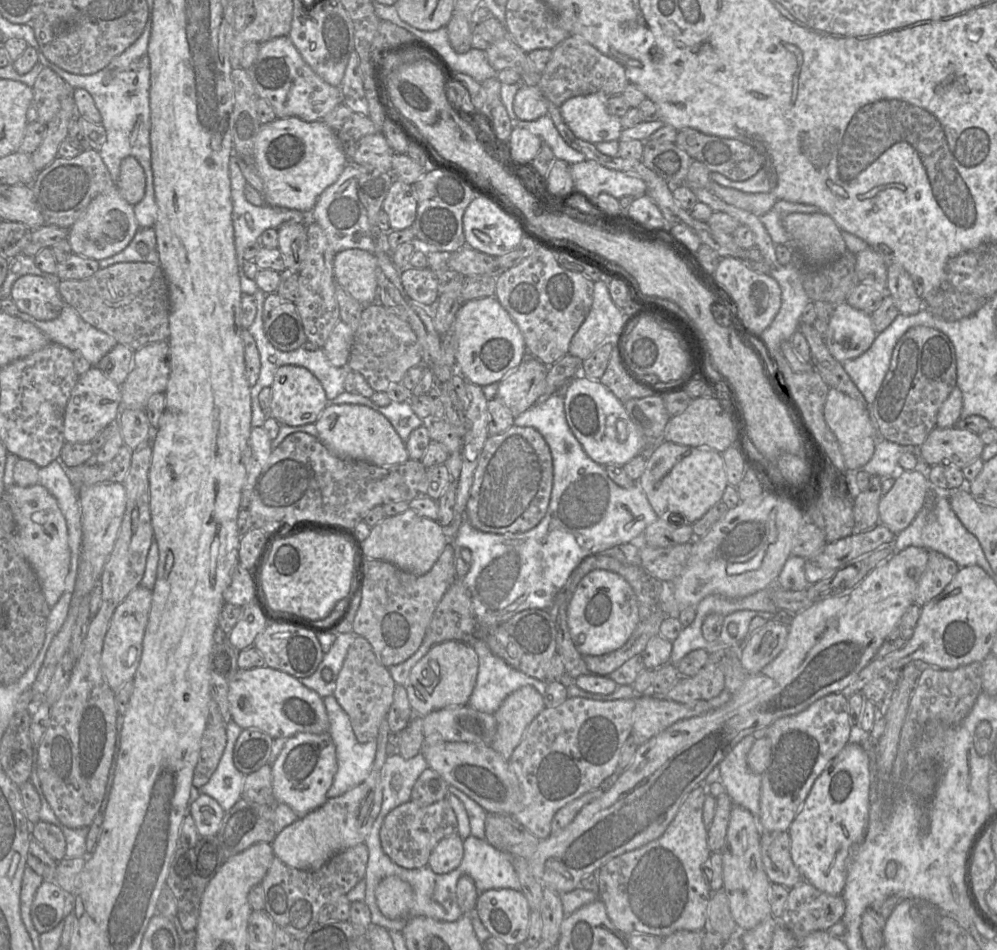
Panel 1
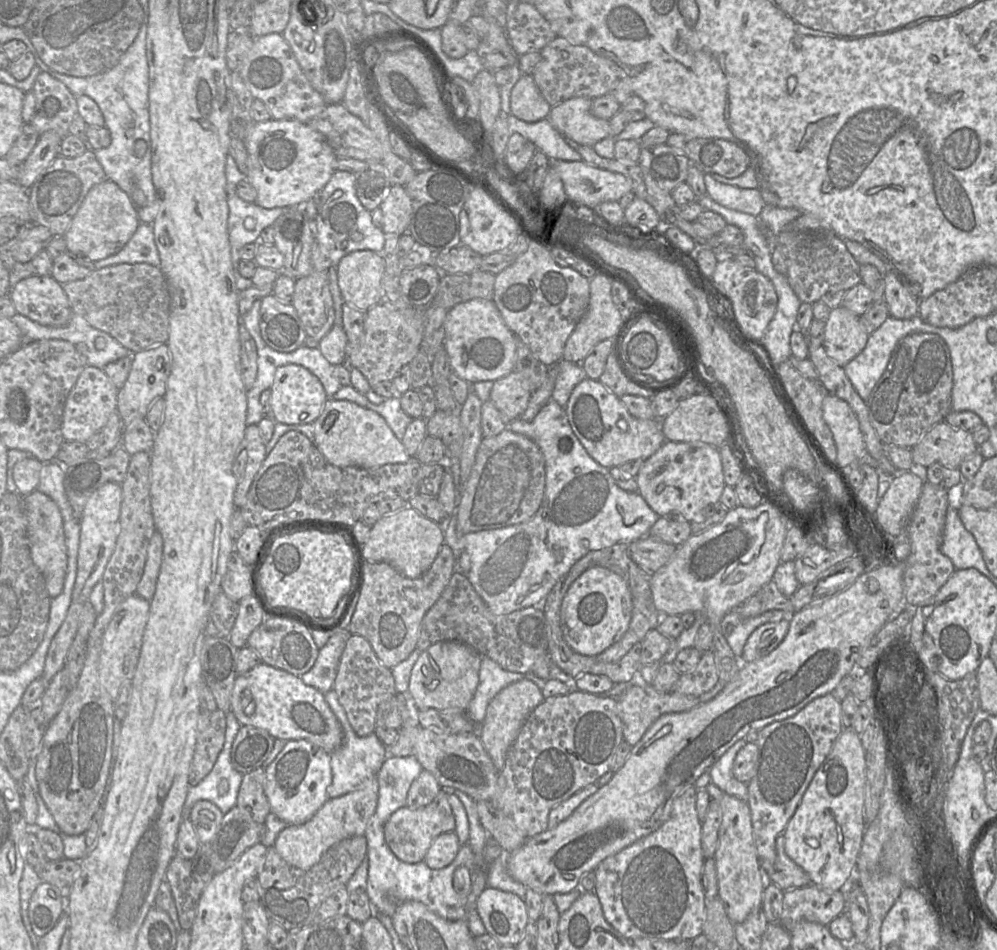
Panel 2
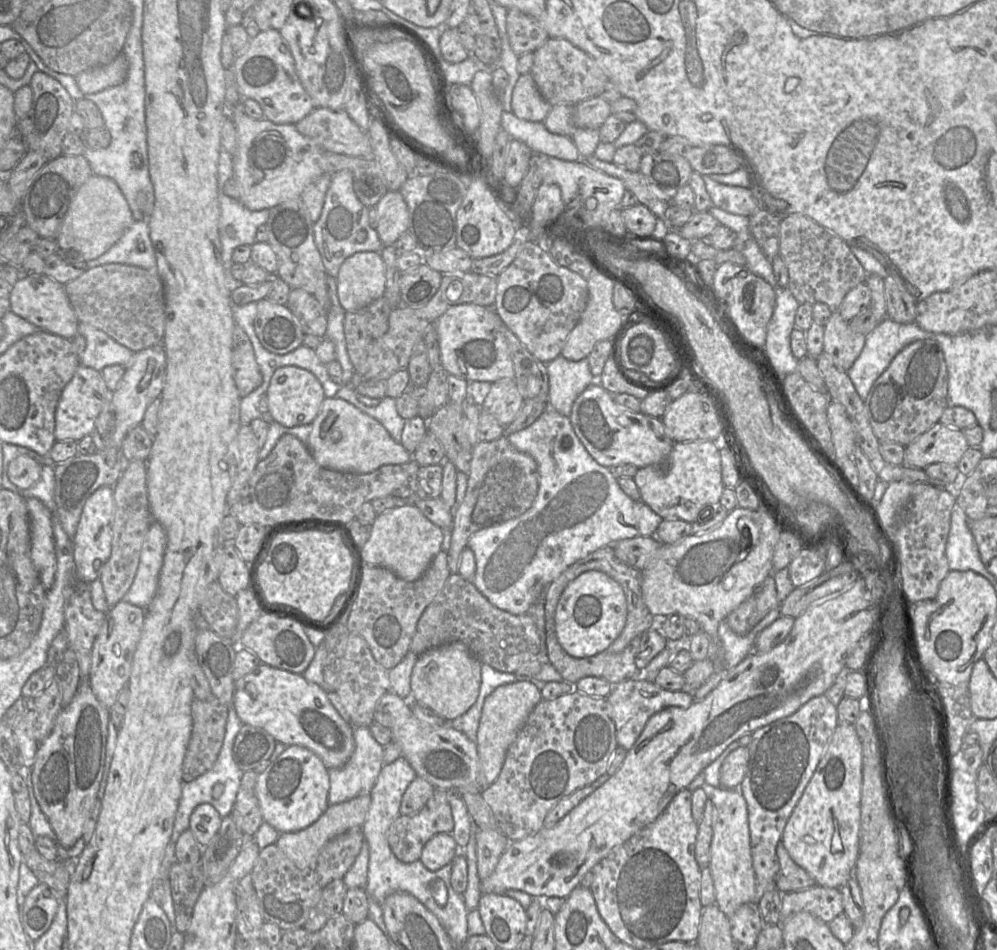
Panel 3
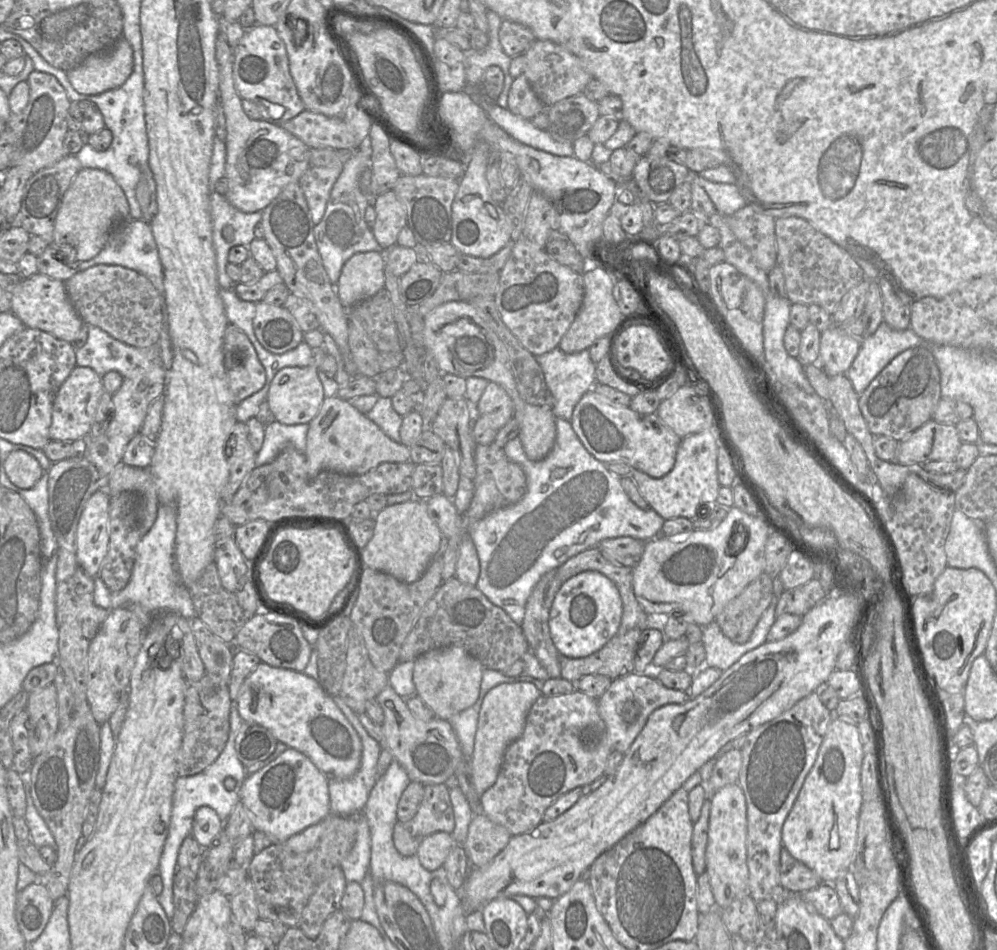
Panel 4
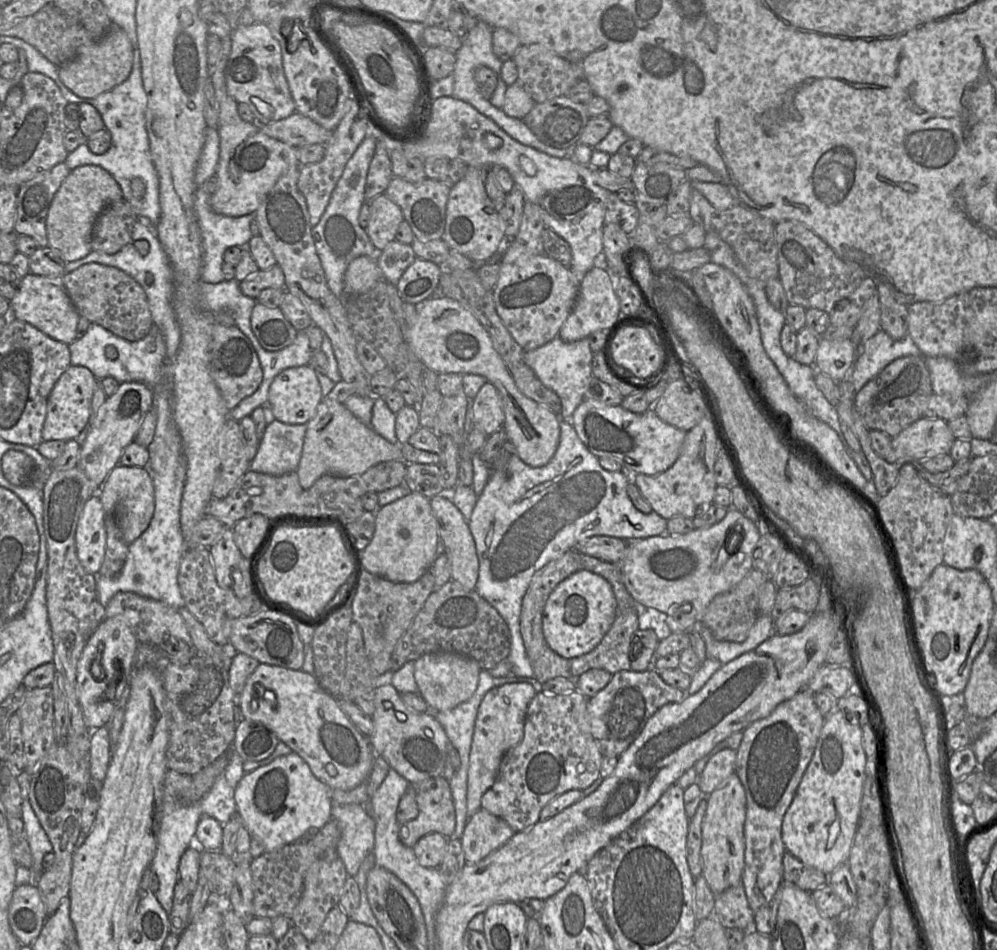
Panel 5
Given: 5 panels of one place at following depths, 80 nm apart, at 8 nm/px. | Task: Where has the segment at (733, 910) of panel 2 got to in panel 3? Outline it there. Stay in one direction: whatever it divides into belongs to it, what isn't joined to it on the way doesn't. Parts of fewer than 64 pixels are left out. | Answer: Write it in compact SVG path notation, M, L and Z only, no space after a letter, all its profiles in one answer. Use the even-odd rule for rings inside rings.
M706 783L701 787L714 805L709 868L714 881L715 903L730 917L741 905L758 902L759 897L751 854L747 803L738 788L713 787Z

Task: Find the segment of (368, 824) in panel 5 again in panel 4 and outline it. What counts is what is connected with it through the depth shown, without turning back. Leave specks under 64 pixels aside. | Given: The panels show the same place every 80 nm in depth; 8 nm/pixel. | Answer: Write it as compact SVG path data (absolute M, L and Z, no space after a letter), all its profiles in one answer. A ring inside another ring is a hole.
M363 815L348 816L357 820L357 833L355 843L341 863L347 882L358 882L364 879L370 869L371 860L371 834L368 822Z

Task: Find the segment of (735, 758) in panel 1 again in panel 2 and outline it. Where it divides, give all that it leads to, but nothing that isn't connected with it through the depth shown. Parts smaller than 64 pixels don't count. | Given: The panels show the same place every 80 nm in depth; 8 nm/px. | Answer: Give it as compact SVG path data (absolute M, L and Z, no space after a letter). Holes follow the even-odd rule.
M744 738L738 740L710 767L709 772L712 783L720 790L747 802L748 785L734 778L732 774L735 757L746 743Z

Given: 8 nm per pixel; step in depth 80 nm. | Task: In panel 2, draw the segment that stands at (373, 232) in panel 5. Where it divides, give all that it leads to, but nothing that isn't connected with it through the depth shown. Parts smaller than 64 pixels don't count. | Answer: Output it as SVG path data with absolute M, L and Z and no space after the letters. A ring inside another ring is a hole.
M393 185L379 208L383 214L382 231L386 235L401 236L408 231L412 202L405 186Z

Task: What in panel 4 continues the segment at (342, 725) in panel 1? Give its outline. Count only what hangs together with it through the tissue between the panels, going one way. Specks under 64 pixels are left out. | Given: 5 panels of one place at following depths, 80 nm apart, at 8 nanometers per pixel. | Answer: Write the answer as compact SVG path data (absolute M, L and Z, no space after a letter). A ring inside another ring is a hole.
M335 695L332 697L335 704L339 707L341 712L356 730L361 743L362 743L362 754L359 768L349 778L346 779L338 779L332 777L328 779L328 789L329 789L329 797L330 797L330 810L334 815L339 816L359 816L362 815L363 809L367 803L367 800L370 795L370 791L376 784L378 779L377 775L377 762L379 755L382 751L381 745L372 738L363 725L360 723L357 714L355 714L341 699L339 695Z

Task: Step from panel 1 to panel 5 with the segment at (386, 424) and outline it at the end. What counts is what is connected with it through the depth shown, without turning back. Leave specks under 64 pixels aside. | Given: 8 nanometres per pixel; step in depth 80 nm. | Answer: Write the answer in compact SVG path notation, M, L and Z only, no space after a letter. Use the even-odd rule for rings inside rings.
M323 397L315 416L307 423L302 455L296 472L301 487L309 489L323 475L360 475L380 462L391 460L402 460L399 443L387 441L371 425L362 423L343 403Z

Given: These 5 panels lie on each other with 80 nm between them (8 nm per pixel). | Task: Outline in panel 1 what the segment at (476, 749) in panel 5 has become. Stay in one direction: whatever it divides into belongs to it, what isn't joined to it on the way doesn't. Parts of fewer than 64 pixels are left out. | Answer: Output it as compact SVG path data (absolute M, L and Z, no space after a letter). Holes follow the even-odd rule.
M533 686L509 694L494 713L497 732L491 747L508 760L527 726L544 708L544 698Z

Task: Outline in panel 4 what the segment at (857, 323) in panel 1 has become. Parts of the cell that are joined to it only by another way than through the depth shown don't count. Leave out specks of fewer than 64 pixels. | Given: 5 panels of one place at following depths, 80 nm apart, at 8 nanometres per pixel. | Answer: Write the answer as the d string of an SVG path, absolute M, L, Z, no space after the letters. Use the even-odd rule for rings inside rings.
M835 324L821 332L819 364L828 376L845 374L855 360L862 339L841 332Z

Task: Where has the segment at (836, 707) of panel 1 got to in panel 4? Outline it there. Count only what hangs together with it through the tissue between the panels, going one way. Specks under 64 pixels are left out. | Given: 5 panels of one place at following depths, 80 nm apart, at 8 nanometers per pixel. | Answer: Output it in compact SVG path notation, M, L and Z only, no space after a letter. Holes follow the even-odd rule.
M813 692L778 717L749 731L746 742L740 749L742 765L737 783L743 790L747 807L748 892L757 903L770 897L782 898L787 893L781 887L782 827L815 763L834 714L822 704L818 692Z

